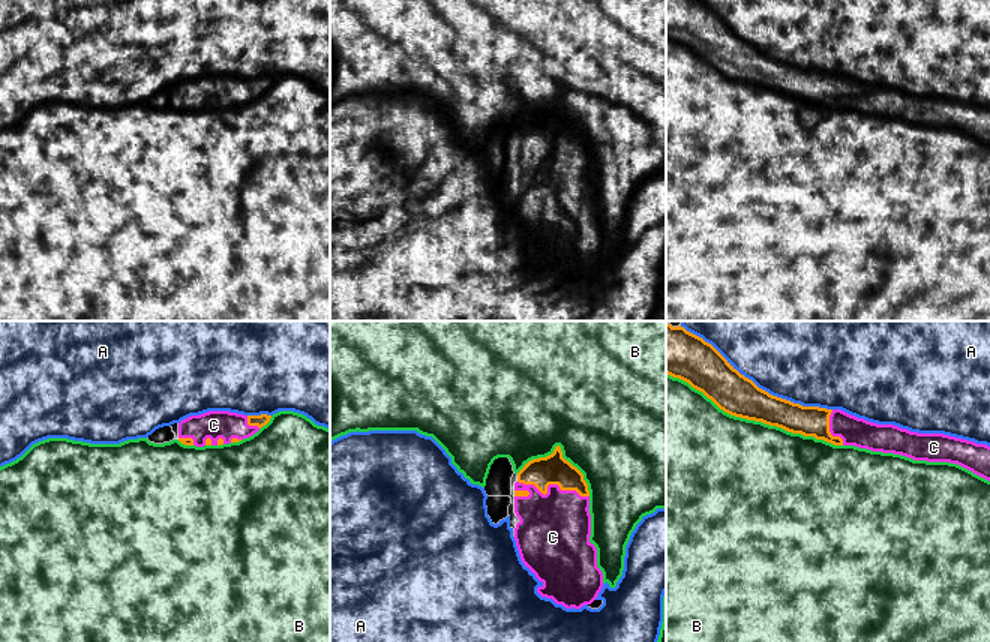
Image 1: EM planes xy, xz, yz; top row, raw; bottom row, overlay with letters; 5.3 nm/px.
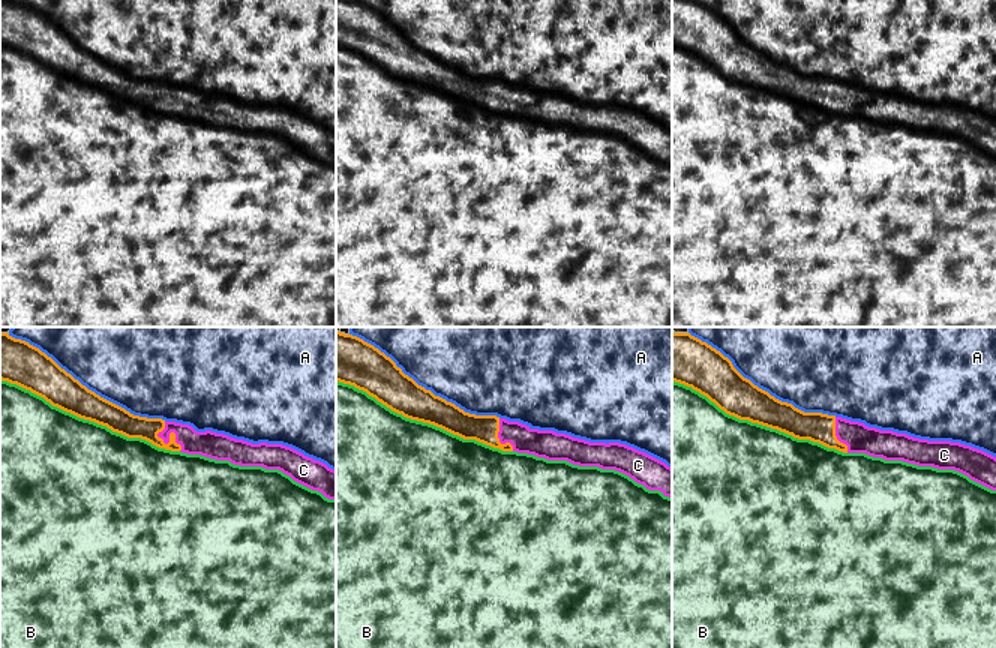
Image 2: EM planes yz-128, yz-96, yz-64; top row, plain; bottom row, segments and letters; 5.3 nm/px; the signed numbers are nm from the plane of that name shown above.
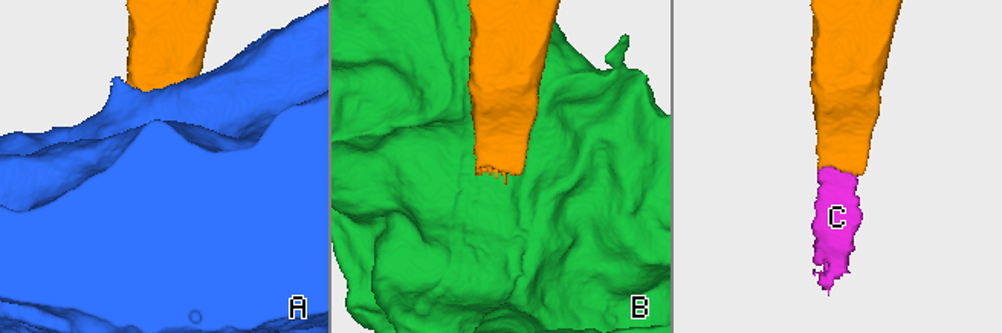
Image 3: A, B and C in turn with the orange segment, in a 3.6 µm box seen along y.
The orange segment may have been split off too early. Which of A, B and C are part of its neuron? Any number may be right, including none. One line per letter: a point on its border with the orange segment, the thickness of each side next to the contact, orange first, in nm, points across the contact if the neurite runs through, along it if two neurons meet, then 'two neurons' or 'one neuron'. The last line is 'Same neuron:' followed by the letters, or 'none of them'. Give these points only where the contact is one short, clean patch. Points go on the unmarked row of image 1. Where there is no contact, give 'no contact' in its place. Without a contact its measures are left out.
A: meets orange in yz at (764, 54); 220 nm thick on the orange side, 360 nm on the other; two neurons
B: meets orange in yz at (755, 84); 220 nm thick on the orange side, 500 nm on the other; two neurons
C: meets orange in xz at (551, 147); 160 nm thick on the orange side, 380 nm on the other; one neuron
Same neuron: C

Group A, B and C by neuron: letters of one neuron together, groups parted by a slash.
A / B / C

